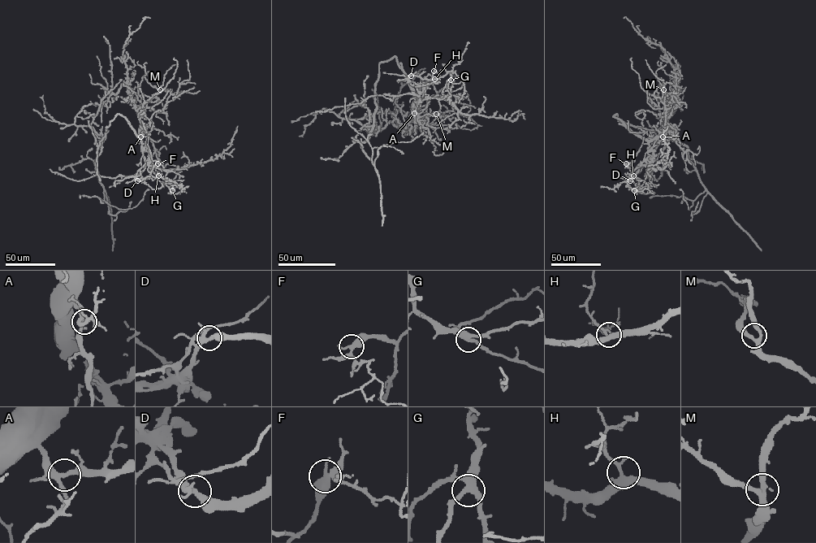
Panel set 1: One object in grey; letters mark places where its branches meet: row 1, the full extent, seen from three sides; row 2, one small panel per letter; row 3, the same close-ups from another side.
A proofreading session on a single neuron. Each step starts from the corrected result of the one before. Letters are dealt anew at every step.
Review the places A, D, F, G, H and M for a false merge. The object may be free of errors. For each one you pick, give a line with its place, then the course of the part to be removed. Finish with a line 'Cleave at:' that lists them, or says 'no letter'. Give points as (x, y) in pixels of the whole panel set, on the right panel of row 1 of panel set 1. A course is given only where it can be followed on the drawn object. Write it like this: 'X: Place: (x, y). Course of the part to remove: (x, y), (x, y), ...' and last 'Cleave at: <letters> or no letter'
Cleave at: no letter

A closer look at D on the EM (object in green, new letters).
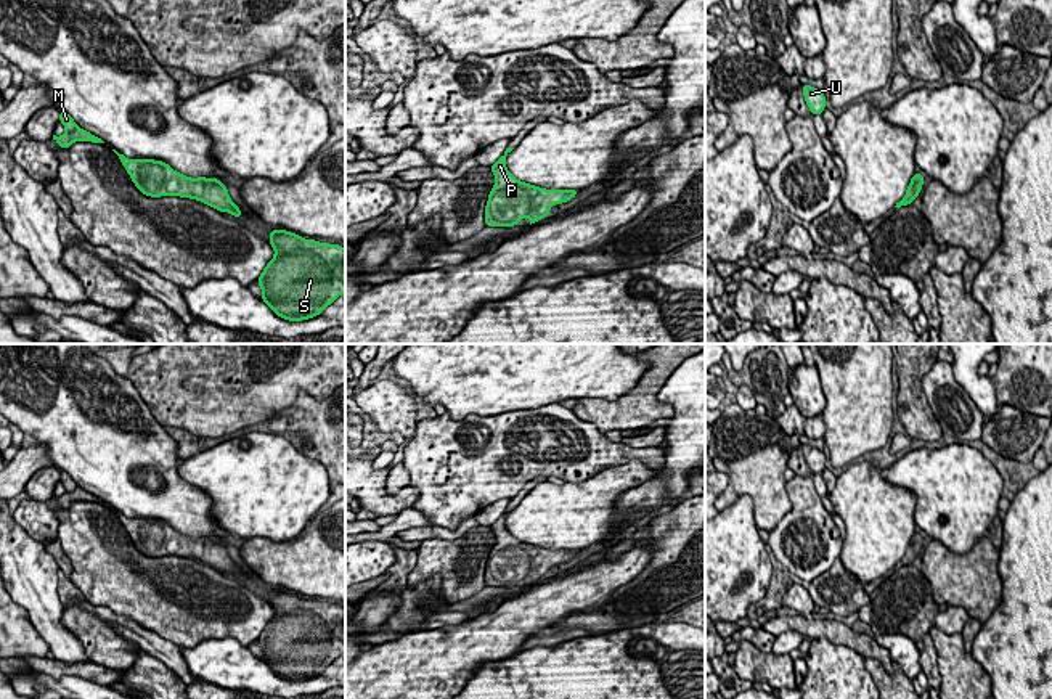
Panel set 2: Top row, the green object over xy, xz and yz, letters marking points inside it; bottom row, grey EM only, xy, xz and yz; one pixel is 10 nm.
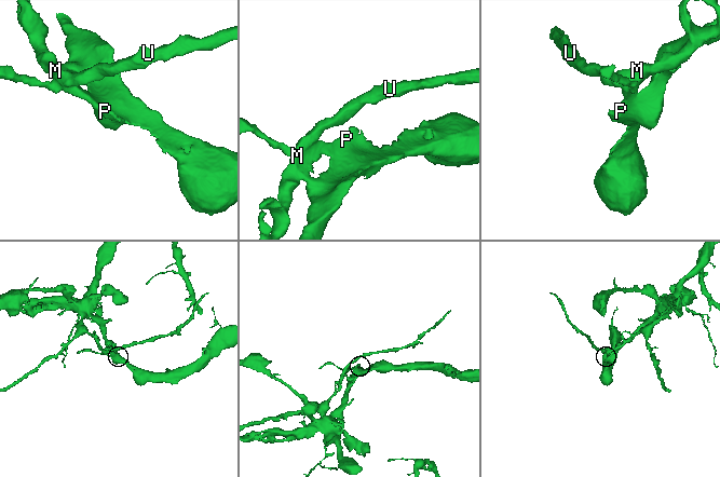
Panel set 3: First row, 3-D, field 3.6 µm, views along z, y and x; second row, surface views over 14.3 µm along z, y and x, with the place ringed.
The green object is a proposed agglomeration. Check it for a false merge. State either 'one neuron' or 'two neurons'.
one neuron

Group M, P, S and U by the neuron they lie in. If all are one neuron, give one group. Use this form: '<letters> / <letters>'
M P S U

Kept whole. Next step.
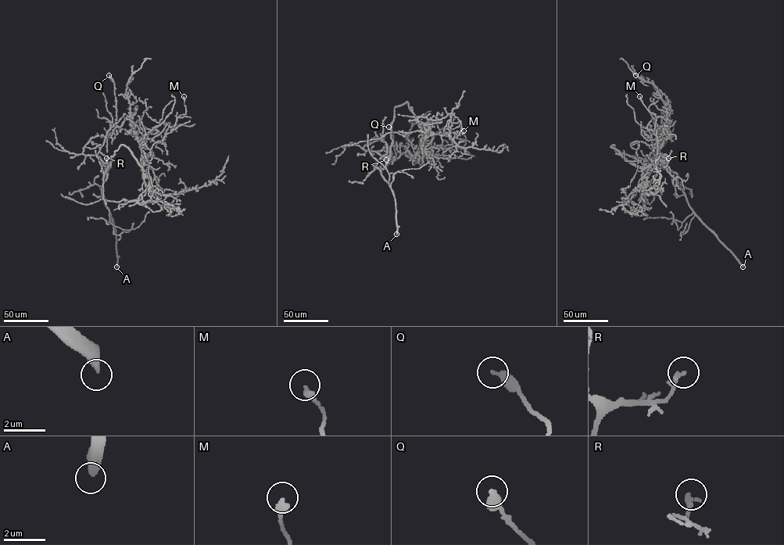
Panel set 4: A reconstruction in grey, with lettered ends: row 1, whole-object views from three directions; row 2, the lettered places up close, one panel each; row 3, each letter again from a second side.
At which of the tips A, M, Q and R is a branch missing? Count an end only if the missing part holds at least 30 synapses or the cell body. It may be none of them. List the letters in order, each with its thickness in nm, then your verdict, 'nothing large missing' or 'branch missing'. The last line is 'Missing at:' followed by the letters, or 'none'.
A: calibre 420 nm; branch missing
M: calibre 340 nm; nothing large missing
Q: calibre 360 nm; nothing large missing
R: calibre 200 nm; nothing large missing
Missing at: A

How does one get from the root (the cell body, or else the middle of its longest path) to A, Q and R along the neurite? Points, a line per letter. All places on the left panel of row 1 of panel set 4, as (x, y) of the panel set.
A: (124, 145), (121, 145), (111, 156), (110, 166), (104, 174), (100, 188), (114, 225), (116, 267)
Q: (124, 145), (141, 168), (141, 145), (129, 118), (127, 117), (119, 128), (116, 125), (114, 84), (109, 75)
R: (124, 145), (142, 170), (146, 192), (141, 198), (116, 202), (104, 198), (101, 188), (107, 177), (106, 158)

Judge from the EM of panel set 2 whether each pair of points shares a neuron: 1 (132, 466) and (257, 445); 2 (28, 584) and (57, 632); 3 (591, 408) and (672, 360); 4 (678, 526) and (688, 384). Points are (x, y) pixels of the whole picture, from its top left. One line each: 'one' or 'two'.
1: two
2: one
3: one
4: two

